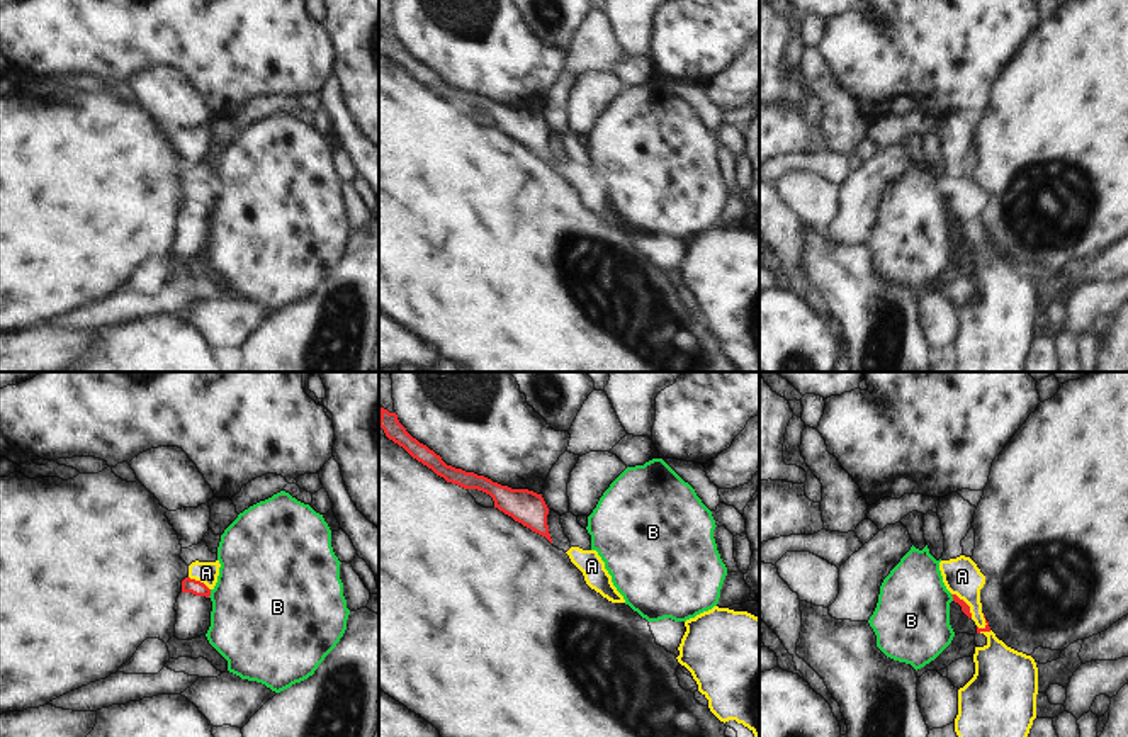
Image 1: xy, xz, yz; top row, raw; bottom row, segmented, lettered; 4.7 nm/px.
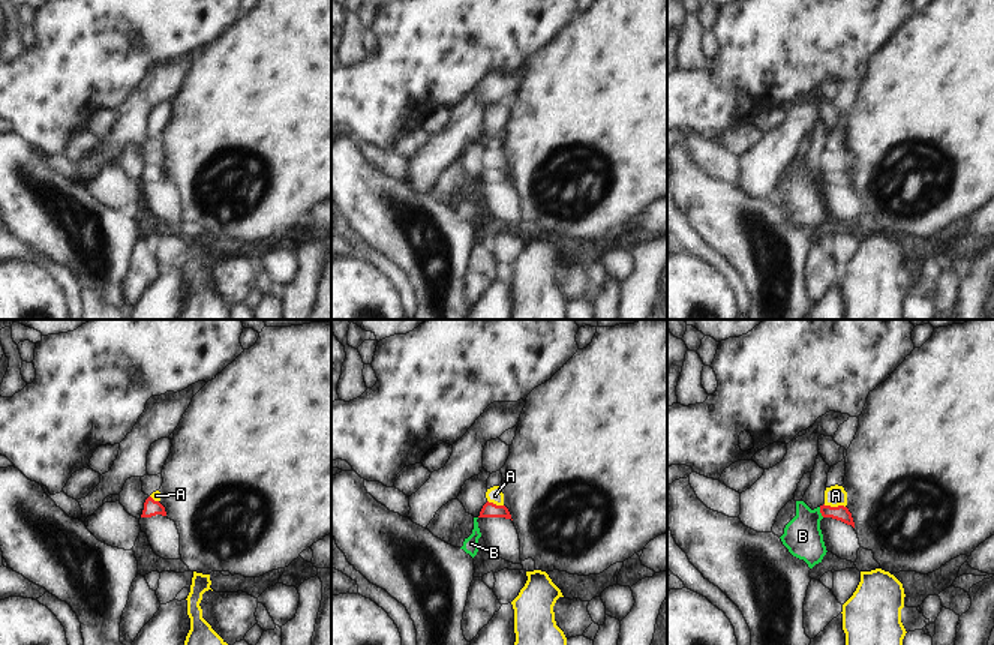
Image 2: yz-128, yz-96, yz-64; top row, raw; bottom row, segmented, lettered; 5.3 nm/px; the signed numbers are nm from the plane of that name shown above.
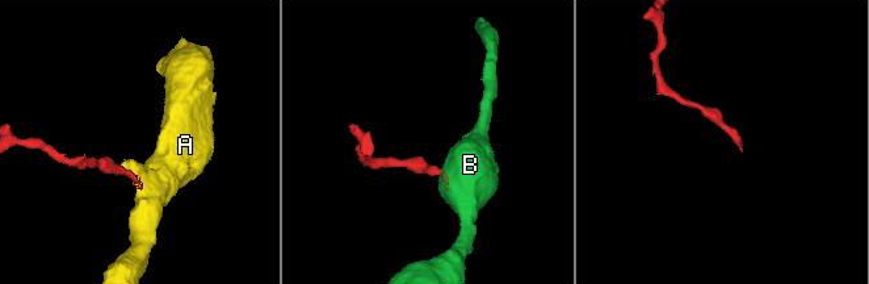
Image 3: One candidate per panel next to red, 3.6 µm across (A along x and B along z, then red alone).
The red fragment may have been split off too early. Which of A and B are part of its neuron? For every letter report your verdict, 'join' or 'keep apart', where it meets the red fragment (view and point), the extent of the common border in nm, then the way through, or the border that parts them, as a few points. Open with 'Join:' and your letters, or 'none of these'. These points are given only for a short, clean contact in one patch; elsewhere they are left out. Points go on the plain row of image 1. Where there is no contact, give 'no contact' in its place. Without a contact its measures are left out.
Join: A
A: join; meets red in yz at (965, 223); contact 160 nm long; runs through yz (965, 228), (965, 223), (962, 196)
B: keep apart; meets red in xy at (209, 213); contact 40 nm long; border along xy (211, 209), (208, 216)

